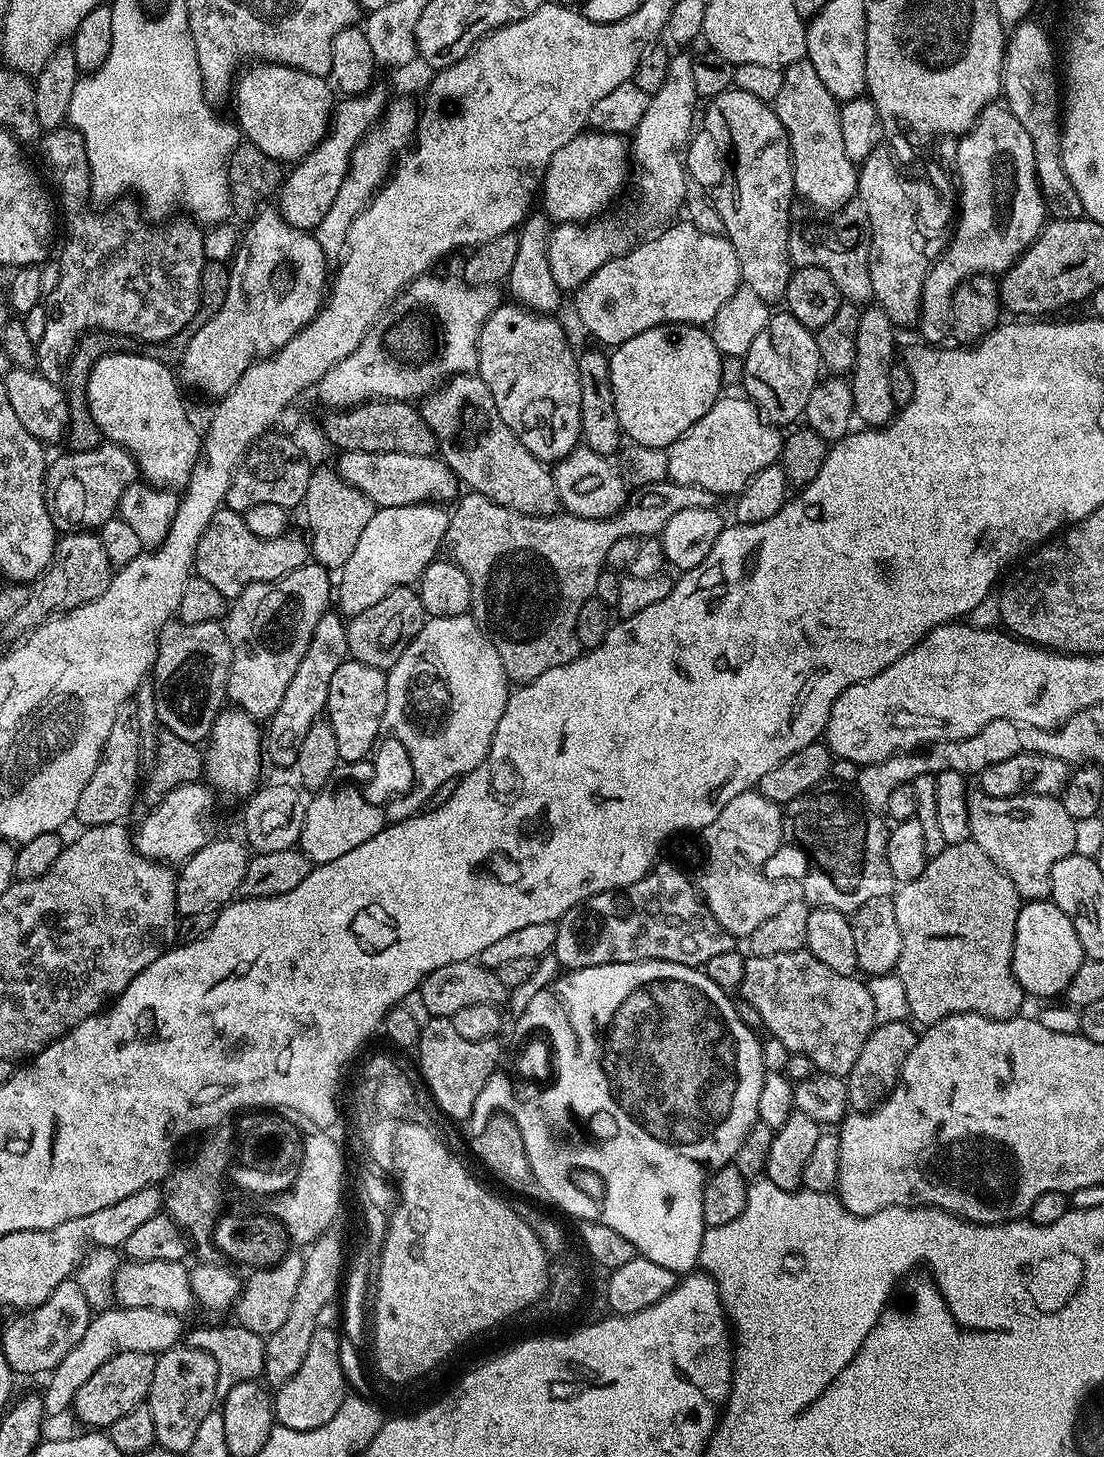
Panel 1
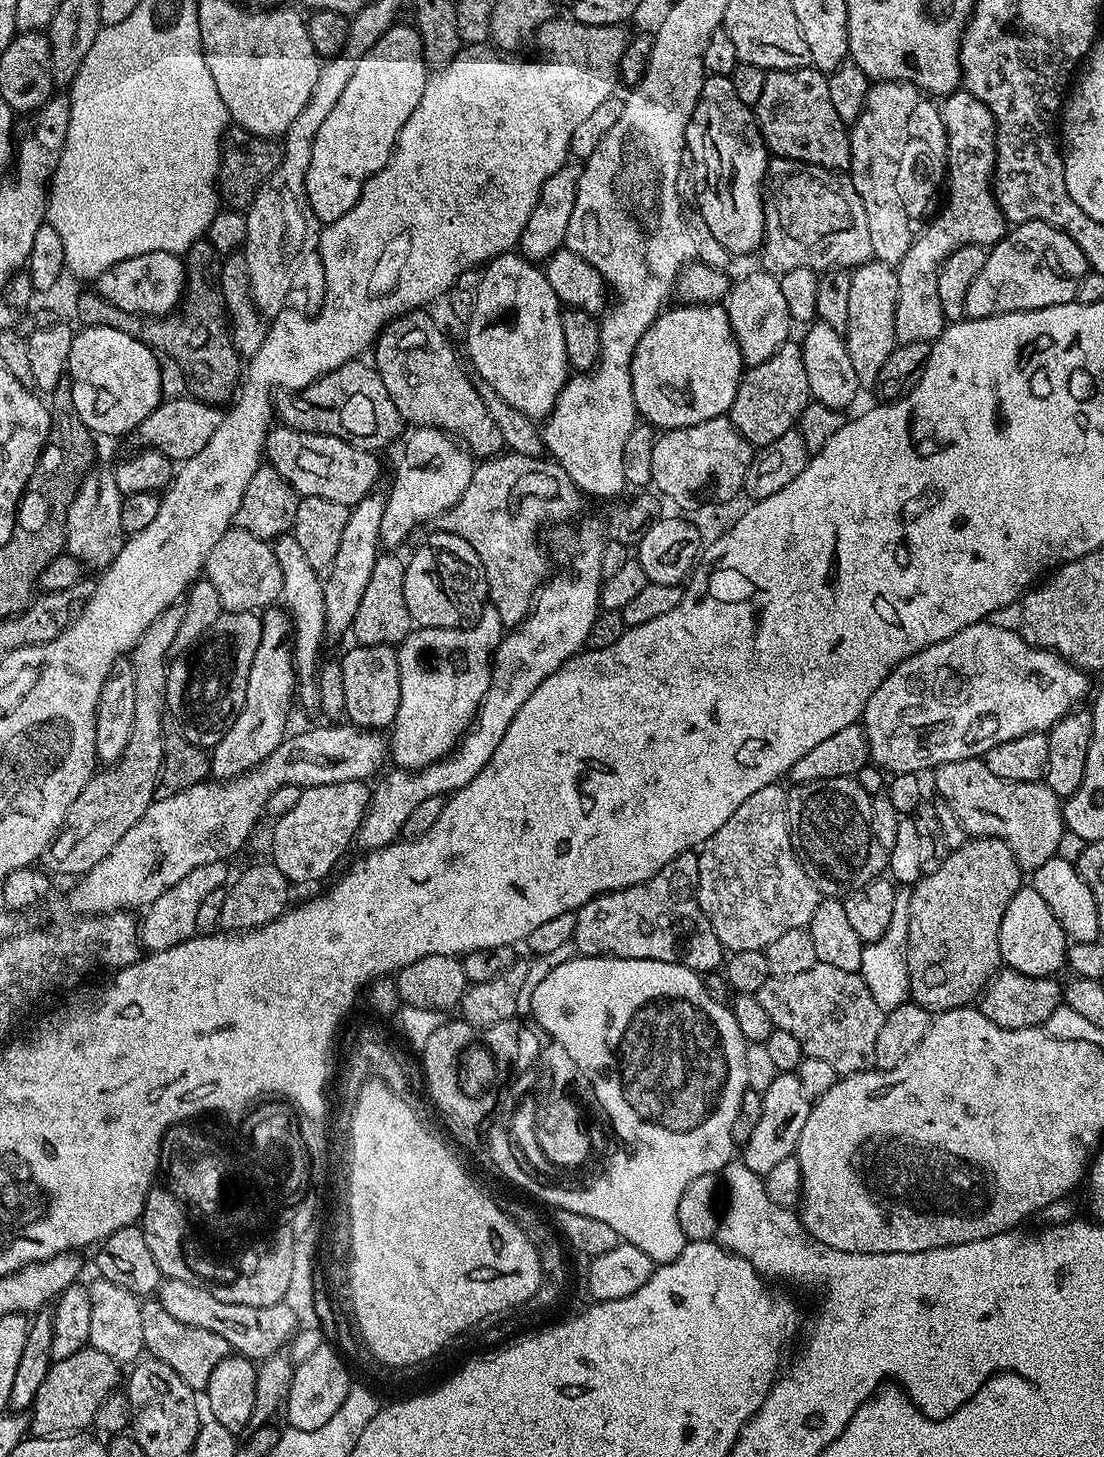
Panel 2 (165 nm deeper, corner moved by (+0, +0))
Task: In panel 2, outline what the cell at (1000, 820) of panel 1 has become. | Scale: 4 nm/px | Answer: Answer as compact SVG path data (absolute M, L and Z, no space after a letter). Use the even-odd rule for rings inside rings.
M983 759L959 760L958 762L946 762L935 769L936 776L936 796L945 800L954 810L954 818L962 822L965 833L969 837L979 838L989 836L998 838L1010 846L1018 866L1025 873L1031 874L1038 866L1050 862L1053 856L1061 851L1060 843L1066 837L1064 826L1064 809L1061 797L1050 790L1050 786L1035 780L1034 782L1006 782L1006 778L998 778L998 774L990 771L990 766L986 766Z

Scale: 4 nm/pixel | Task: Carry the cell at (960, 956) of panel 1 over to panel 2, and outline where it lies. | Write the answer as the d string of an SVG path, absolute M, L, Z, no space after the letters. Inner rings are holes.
M968 838L961 848L953 848L947 855L933 872L931 869L920 877L920 881L912 888L910 898L910 1000L931 1014L969 1007L996 975L1002 964L998 942L998 930L1002 930L1002 914L1006 914L1010 898L1014 898L1014 894L1022 886L1022 870L1010 846L1006 846L1006 842L998 838Z

